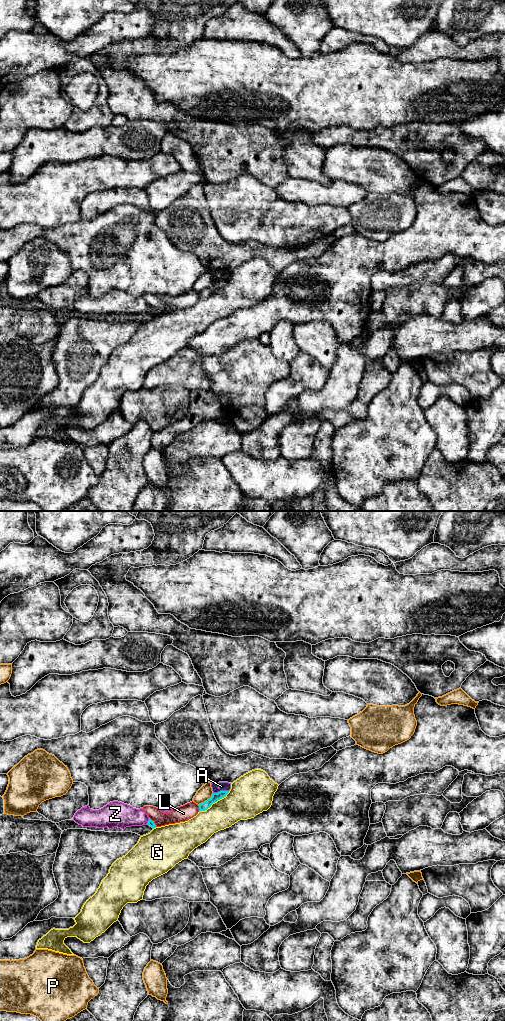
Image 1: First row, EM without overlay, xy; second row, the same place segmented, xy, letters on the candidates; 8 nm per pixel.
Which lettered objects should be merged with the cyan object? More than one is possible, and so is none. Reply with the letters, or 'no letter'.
no letter

